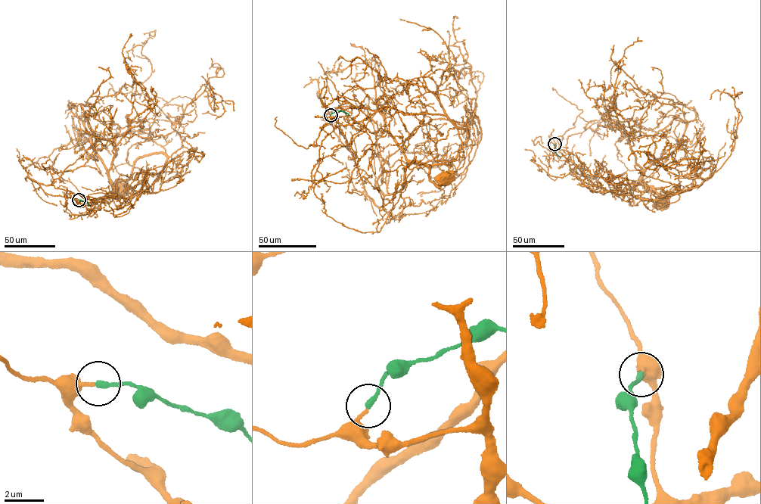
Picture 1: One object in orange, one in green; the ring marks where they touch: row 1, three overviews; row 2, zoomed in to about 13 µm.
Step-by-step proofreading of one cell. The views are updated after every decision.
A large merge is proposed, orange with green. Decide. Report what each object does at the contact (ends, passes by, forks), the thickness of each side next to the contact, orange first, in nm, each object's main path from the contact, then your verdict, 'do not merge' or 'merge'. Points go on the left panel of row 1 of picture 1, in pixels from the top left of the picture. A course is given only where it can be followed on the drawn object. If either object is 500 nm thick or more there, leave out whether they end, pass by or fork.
orange ends; green ends; calibres 200 and 260 nm; course orange (79, 200), (132, 198), (156, 181), (166, 157), (138, 159), (128, 178), (110, 181), (119, 187); course green (79, 200), (90, 206); merge

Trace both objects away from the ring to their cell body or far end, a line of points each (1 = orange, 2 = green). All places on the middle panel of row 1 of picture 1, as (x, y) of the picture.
1: (330, 115), (343, 126), (388, 106), (442, 114), (468, 139), (450, 166), (426, 165), (432, 182), (444, 178)
2: (330, 115), (339, 110), (349, 115)

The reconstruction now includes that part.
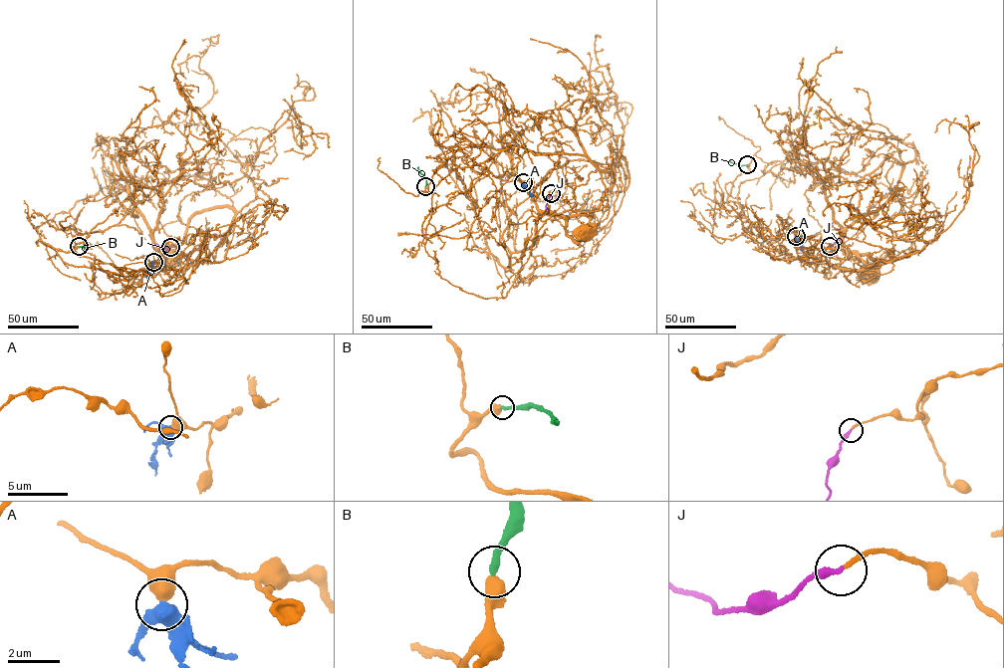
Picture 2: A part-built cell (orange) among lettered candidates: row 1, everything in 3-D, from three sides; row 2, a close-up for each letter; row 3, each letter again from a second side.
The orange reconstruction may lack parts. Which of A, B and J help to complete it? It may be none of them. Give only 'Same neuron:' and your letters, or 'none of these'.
Same neuron: B

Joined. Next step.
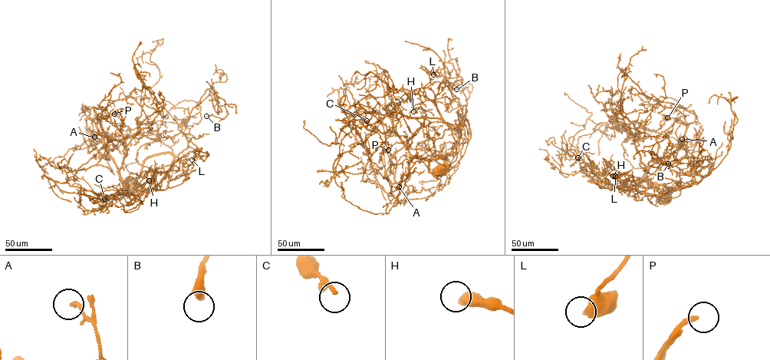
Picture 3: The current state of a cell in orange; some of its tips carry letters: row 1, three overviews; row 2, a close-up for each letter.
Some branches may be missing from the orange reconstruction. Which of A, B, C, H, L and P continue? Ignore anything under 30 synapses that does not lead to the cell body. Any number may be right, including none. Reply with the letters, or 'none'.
none

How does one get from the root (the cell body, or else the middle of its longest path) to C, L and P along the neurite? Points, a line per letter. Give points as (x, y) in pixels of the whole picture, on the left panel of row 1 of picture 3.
C: (129, 184), (121, 179), (139, 176), (146, 159), (173, 156), (155, 186), (104, 199)
L: (129, 184), (121, 179), (139, 176), (161, 153), (174, 157), (167, 176), (199, 151), (192, 160)
P: (129, 184), (121, 179), (123, 183), (93, 122), (97, 116), (101, 120), (114, 113)

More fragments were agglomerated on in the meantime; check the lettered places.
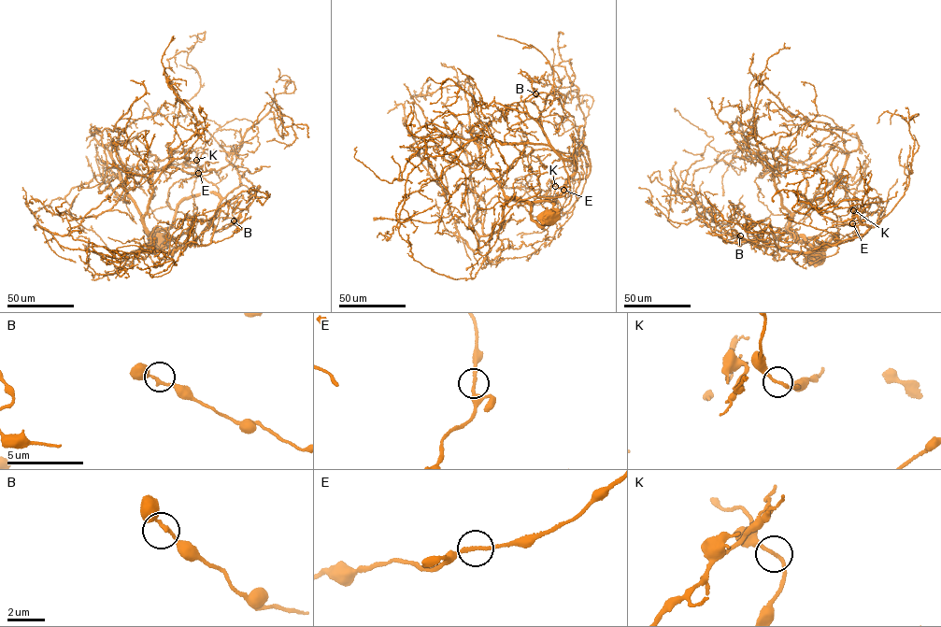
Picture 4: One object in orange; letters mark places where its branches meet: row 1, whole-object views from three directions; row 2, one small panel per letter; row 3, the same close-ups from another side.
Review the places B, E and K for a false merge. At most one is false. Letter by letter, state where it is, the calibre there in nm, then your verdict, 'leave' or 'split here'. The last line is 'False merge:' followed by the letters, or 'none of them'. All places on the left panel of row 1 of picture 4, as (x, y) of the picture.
B: place (234, 220); calibre 280 nm; leave
E: place (198, 173); calibre 180 nm; leave
K: place (196, 160); calibre 180 nm; leave
False merge: none of them

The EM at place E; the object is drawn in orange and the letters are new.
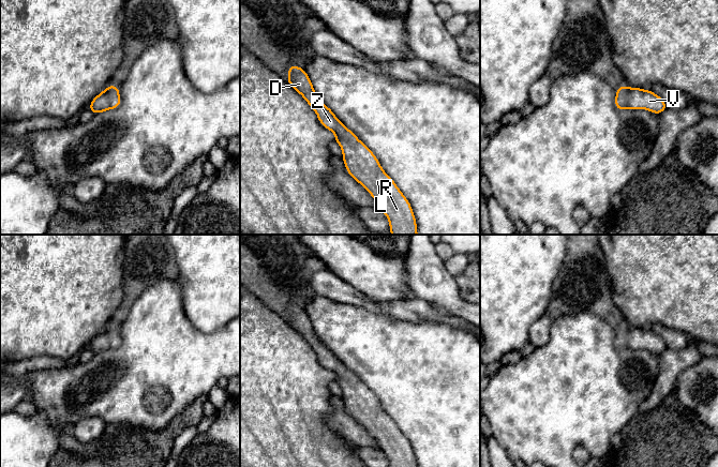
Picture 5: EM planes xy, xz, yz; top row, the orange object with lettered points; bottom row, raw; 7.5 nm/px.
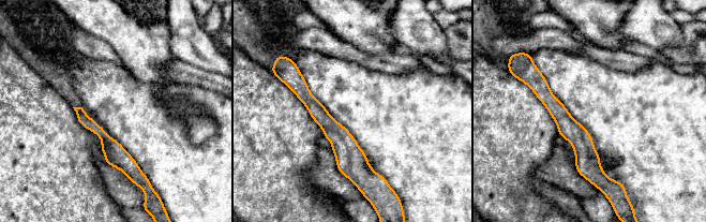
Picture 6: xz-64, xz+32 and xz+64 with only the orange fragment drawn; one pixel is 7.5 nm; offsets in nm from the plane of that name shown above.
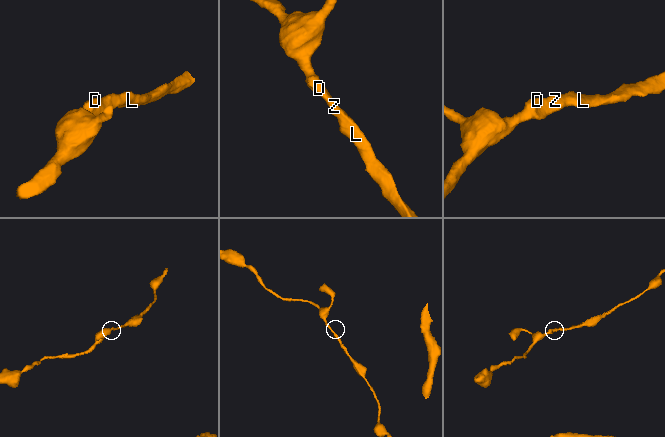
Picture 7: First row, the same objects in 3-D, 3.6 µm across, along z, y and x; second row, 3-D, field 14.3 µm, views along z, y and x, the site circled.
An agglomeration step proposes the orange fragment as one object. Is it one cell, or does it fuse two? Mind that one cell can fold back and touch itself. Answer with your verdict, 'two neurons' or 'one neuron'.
one neuron

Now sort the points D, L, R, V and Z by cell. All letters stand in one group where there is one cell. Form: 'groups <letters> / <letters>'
groups D L R V Z

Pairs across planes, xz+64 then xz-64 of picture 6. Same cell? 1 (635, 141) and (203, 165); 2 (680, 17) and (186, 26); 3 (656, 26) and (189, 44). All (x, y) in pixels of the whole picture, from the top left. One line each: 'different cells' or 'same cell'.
1: same cell
2: different cells
3: same cell

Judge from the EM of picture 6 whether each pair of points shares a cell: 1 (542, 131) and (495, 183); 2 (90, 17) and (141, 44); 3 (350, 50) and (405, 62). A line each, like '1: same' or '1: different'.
1: same
2: same
3: same

